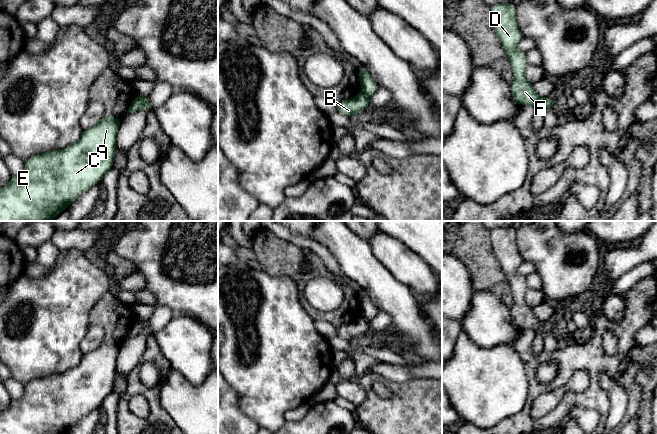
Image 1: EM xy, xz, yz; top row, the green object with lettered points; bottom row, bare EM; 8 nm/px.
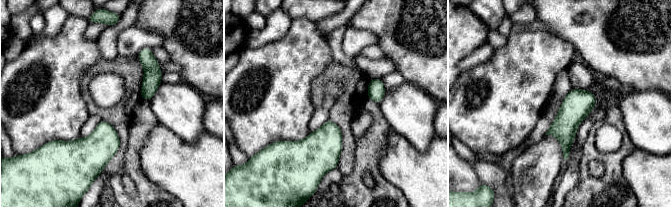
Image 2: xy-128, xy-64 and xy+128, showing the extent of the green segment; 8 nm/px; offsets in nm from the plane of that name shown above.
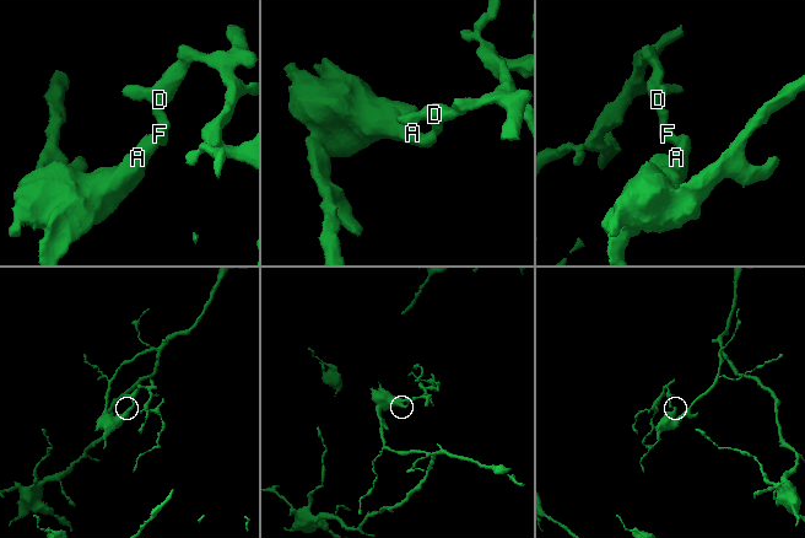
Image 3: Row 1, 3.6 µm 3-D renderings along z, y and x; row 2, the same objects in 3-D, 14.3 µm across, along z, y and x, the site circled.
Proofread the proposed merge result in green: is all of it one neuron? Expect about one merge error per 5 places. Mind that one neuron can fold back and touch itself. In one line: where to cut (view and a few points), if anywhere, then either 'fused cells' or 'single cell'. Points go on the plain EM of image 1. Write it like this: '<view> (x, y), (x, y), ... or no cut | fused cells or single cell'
xy (141, 321), (142, 332) | fused cells

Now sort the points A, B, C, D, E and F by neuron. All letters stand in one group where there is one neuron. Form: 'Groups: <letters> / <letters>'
Groups: A B C E / D F

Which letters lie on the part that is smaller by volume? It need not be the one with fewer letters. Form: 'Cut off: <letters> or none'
Cut off: D, F

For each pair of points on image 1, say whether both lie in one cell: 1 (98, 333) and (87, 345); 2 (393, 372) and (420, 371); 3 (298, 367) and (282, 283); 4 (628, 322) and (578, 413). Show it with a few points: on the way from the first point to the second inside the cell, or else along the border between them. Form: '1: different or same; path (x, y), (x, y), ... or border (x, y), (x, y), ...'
1: same; path (95, 336), (90, 342)
2: same; path (400, 372), (413, 372)
3: same; path (282, 346), (282, 304)
4: different; border (570, 410), (593, 409), (599, 422)

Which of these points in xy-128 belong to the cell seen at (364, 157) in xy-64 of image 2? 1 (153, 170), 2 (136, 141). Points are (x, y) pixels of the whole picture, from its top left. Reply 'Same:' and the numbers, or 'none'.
Same: 2

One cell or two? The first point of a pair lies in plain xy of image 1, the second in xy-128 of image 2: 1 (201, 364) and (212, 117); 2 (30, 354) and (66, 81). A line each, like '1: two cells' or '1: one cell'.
1: two cells
2: one cell

